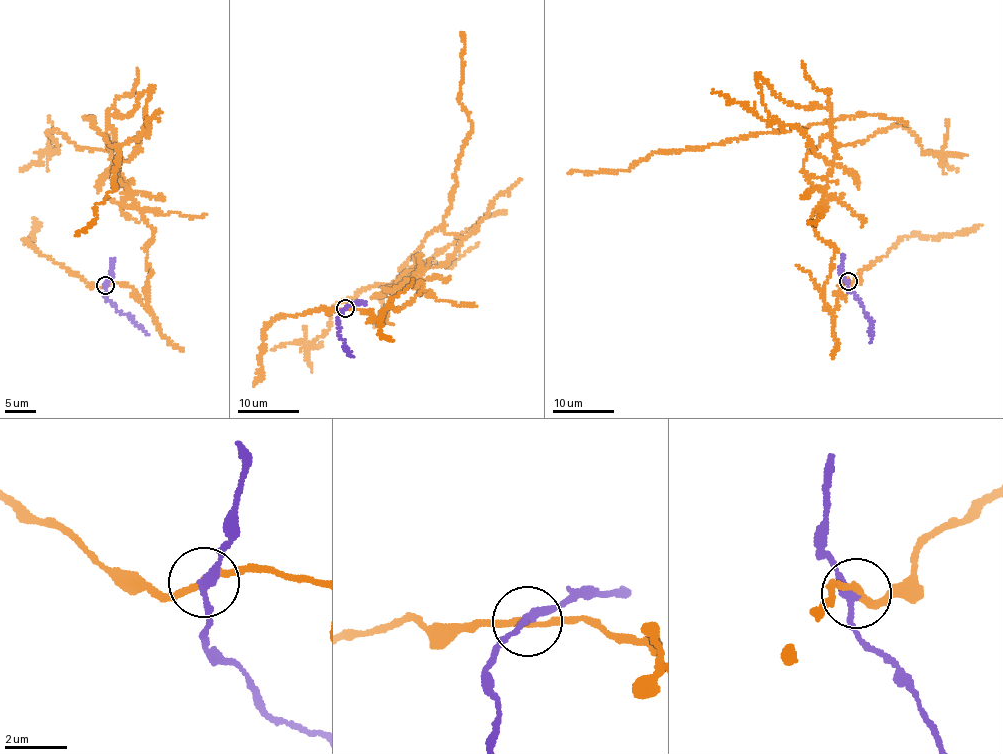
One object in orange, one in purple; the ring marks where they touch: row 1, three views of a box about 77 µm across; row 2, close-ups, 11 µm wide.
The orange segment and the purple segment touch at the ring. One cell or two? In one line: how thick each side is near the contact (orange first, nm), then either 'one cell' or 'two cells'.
calibres 190 and 280 nm; two cells

